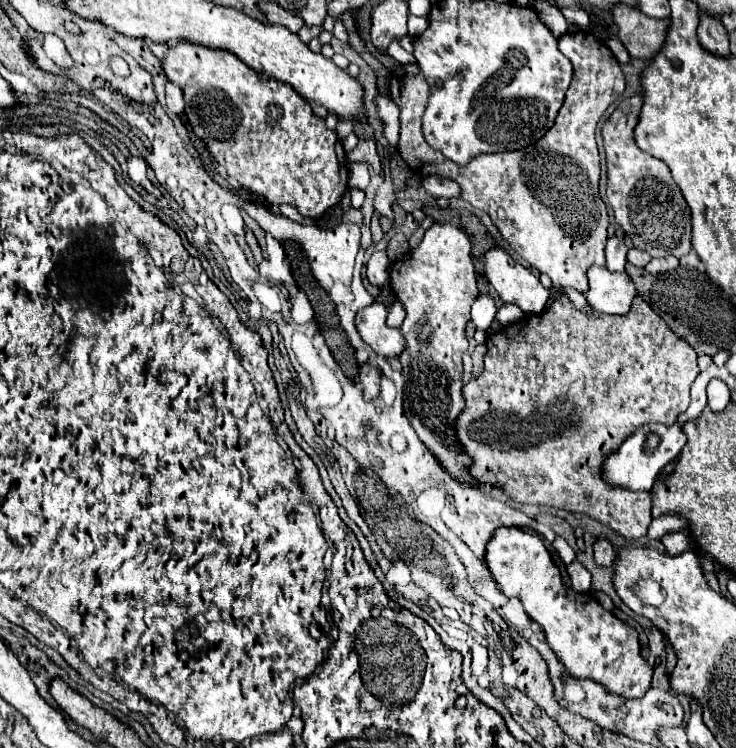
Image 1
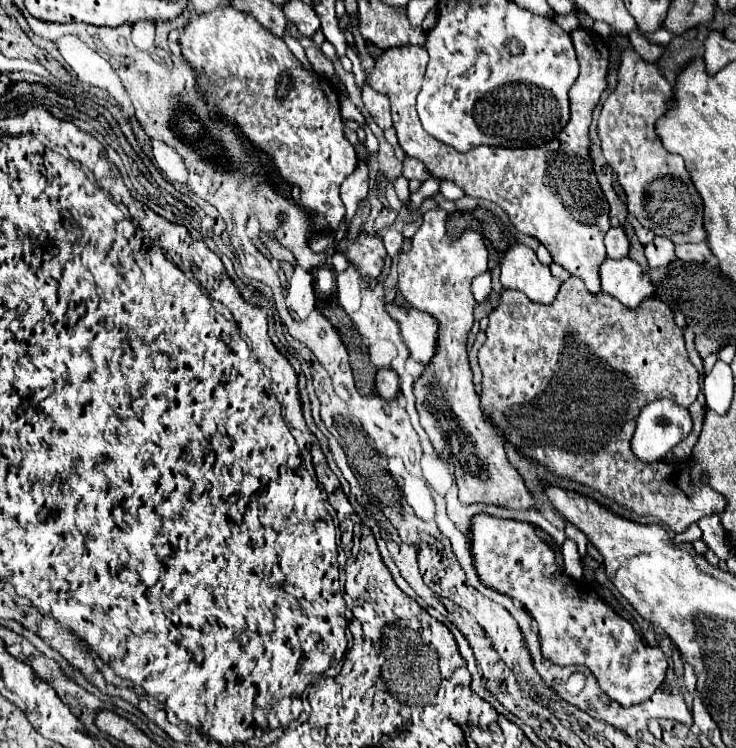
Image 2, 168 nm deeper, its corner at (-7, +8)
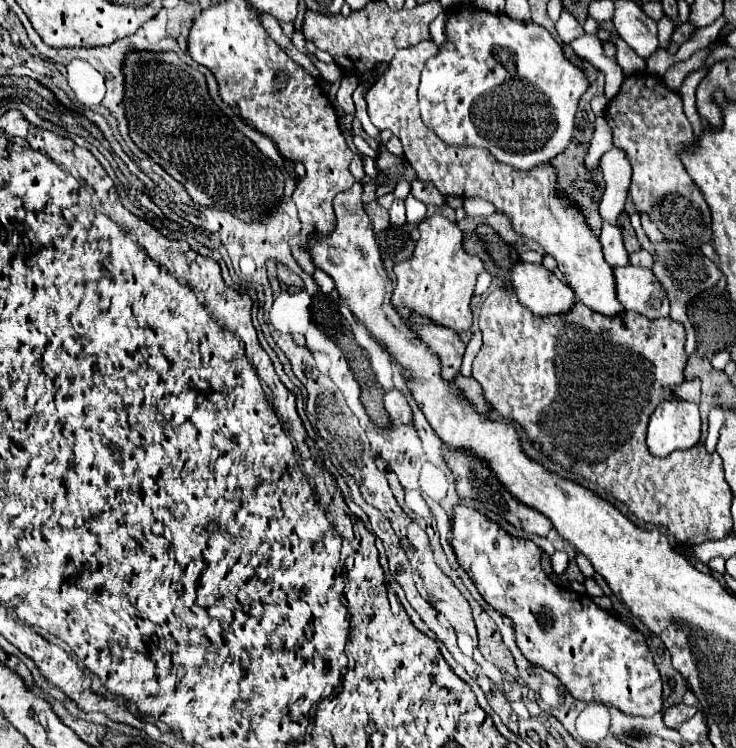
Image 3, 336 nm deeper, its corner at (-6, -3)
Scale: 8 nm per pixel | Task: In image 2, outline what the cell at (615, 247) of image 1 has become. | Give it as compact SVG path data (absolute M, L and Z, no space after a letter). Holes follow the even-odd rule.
M611 228L605 236L605 248L607 248L607 256L609 258L625 258L629 254L629 240L625 236L625 230L619 228Z

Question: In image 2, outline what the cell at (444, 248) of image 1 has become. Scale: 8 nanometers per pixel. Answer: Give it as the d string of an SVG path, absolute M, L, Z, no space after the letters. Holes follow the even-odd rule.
M441 208L425 212L419 232L413 236L411 250L399 254L397 266L399 292L403 298L439 322L435 356L425 364L423 374L413 384L419 420L439 458L453 464L459 500L463 504L483 502L513 510L531 508L535 506L533 496L509 464L499 432L487 422L479 408L479 394L473 388L473 374L467 360L467 336L473 326L475 308L471 282L475 276L487 272L487 248L483 236L473 230L451 238L445 228L445 218L447 212Z

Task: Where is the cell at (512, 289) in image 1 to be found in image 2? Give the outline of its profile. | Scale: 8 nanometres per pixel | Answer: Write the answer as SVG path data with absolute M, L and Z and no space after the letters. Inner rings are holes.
M523 244L505 250L501 258L501 284L509 290L523 292L537 304L551 304L561 286L549 268L537 260L537 254Z

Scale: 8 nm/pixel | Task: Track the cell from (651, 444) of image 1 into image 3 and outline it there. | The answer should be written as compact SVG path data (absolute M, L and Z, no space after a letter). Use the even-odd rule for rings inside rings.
M666 399L650 415L648 449L666 457L676 449L690 449L700 439L698 405L684 399Z

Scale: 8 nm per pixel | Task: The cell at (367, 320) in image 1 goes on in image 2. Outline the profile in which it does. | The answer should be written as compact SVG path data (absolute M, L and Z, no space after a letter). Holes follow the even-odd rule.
M385 302L387 314L399 324L403 342L413 360L427 364L435 354L435 340L437 340L437 322L431 314Z

